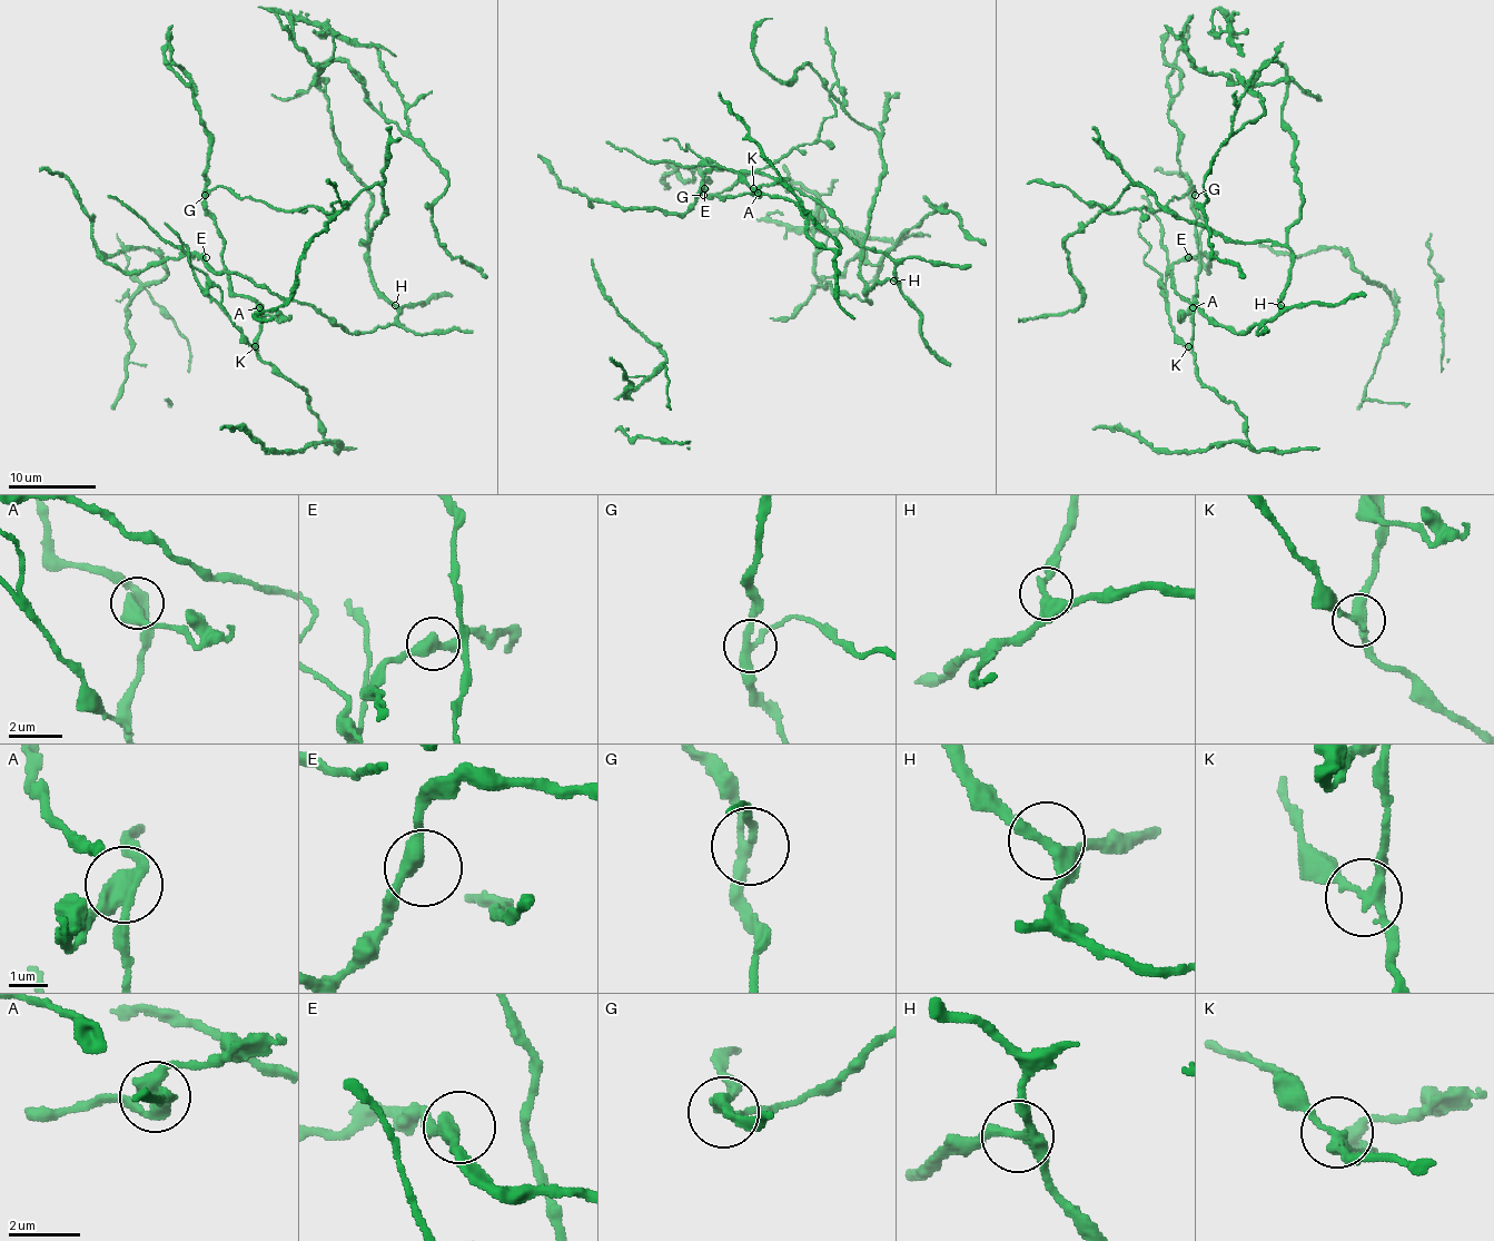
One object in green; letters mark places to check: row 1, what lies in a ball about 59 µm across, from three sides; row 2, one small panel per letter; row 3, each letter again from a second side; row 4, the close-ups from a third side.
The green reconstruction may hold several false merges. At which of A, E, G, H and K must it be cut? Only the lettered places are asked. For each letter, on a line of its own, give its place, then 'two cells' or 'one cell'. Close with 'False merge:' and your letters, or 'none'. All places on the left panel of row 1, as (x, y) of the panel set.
A: (259, 307) | two cells
E: (206, 257) | one cell
G: (205, 195) | two cells
H: (395, 305) | one cell
K: (255, 346) | two cells
False merge: A, G, K

